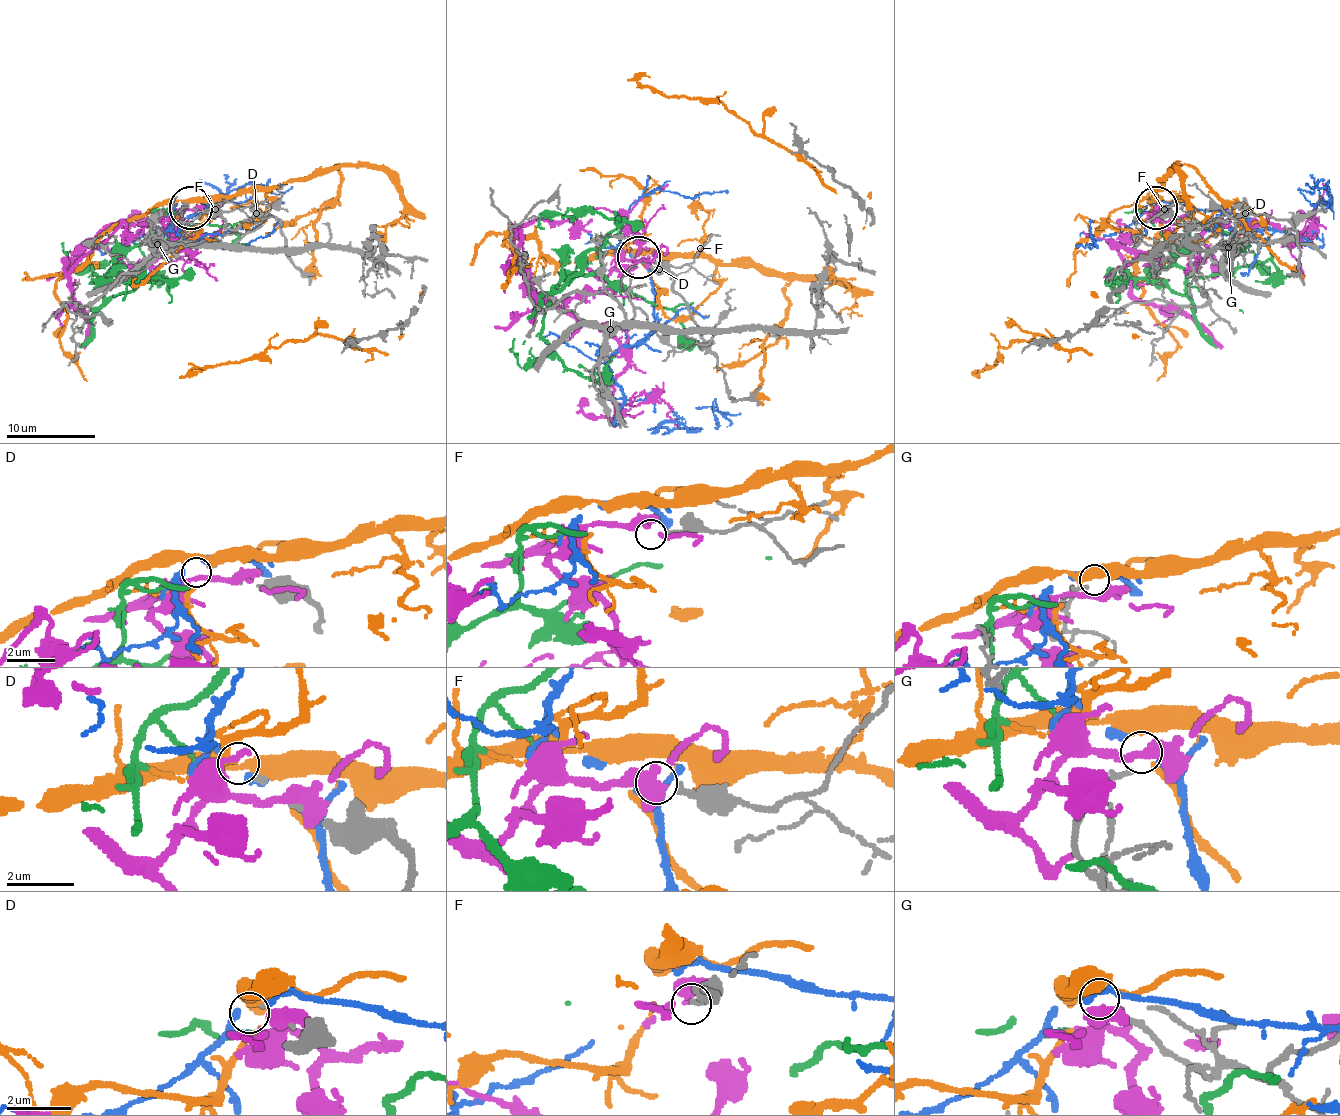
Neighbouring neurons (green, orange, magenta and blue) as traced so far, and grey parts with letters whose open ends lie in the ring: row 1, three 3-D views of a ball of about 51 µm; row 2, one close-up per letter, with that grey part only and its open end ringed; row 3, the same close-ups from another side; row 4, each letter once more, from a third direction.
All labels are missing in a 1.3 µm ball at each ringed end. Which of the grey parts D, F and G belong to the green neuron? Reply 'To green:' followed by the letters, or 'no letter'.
To green: no letter

